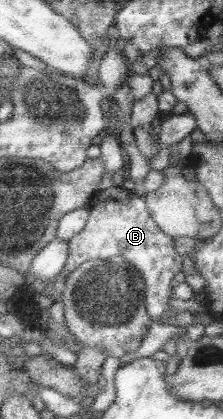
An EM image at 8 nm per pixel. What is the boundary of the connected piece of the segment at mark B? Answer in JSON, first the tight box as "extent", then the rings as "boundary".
{"extent":[61,187,182,323],"boundary":[[[109,187],[109,189],[96,190],[88,201],[89,217],[87,223],[77,232],[77,235],[67,240],[67,256],[63,265],[61,275],[69,276],[81,263],[88,260],[104,260],[113,257],[122,258],[139,275],[144,285],[143,303],[149,319],[153,322],[161,317],[161,321],[171,323],[173,319],[170,314],[173,313],[170,305],[167,303],[170,296],[170,287],[173,285],[173,277],[182,268],[182,256],[175,251],[173,238],[165,235],[154,223],[146,211],[142,196],[134,191],[127,191],[122,187]]]}

